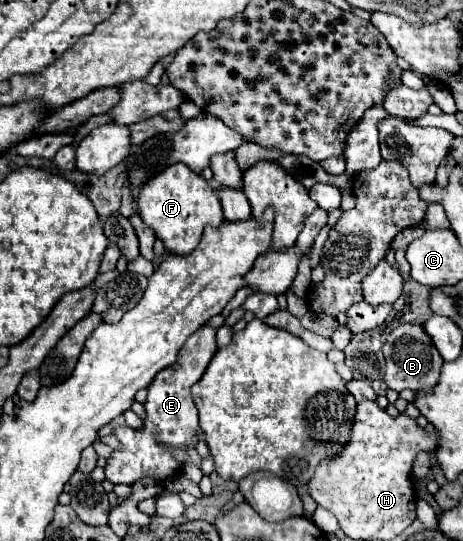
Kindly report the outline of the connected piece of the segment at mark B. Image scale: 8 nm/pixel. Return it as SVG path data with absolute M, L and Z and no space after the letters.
M402 324L402 326L394 328L386 338L384 356L386 356L384 382L386 382L388 388L392 388L396 392L400 392L404 388L410 388L410 390L418 392L418 390L434 388L438 384L444 360L438 354L432 340L428 338L428 334L422 330L422 326L418 326L418 324Z

